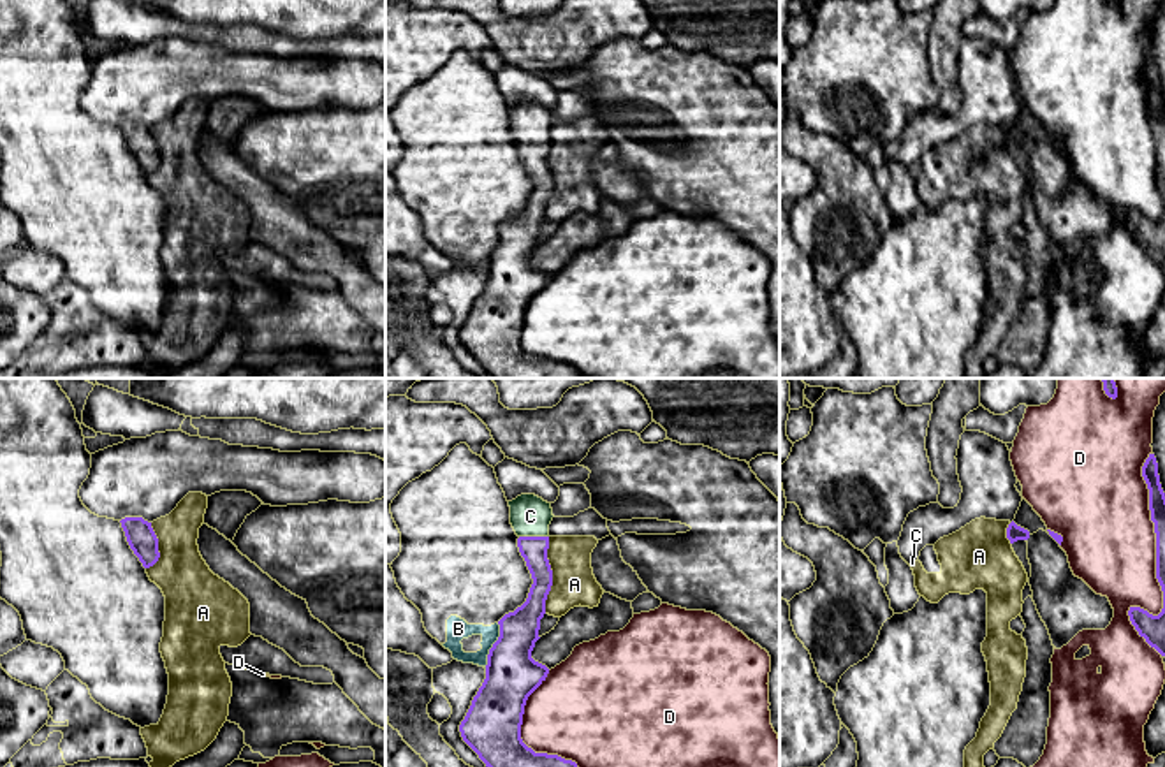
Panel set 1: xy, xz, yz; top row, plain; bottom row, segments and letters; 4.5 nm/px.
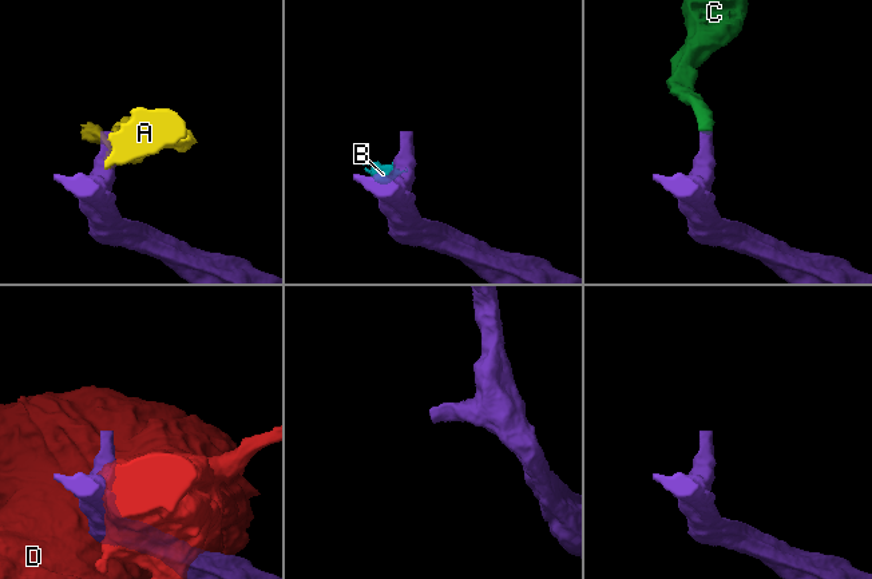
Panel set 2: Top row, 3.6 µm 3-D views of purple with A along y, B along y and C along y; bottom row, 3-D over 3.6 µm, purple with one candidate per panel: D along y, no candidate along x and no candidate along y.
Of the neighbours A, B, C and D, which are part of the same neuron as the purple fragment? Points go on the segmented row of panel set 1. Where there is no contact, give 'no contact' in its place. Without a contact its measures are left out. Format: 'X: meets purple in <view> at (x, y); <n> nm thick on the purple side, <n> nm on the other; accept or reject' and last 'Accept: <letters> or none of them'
A: meets purple in xz at (551, 576); 140 nm thick on the purple side, 200 nm on the other; reject
B: meets purple in xz at (493, 646); 240 nm thick on the purple side, 100 nm on the other; reject
C: meets purple in xz at (534, 537); 120 nm thick on the purple side, 190 nm on the other; accept
D: meets purple in xz at (520, 734); 260 nm thick on the purple side, 380 nm on the other; reject
Accept: C

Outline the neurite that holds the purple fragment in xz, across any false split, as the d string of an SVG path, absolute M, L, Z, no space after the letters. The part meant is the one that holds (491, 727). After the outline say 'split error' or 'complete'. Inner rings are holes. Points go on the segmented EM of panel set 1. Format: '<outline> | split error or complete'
M521 494L509 507L533 584L526 602L498 621L500 637L489 649L486 679L459 732L486 767L577 767L558 755L535 753L521 739L526 700L549 674L546 665L531 658L531 651L540 639L540 619L553 586L547 549L554 515L551 503L535 494Z | split error

